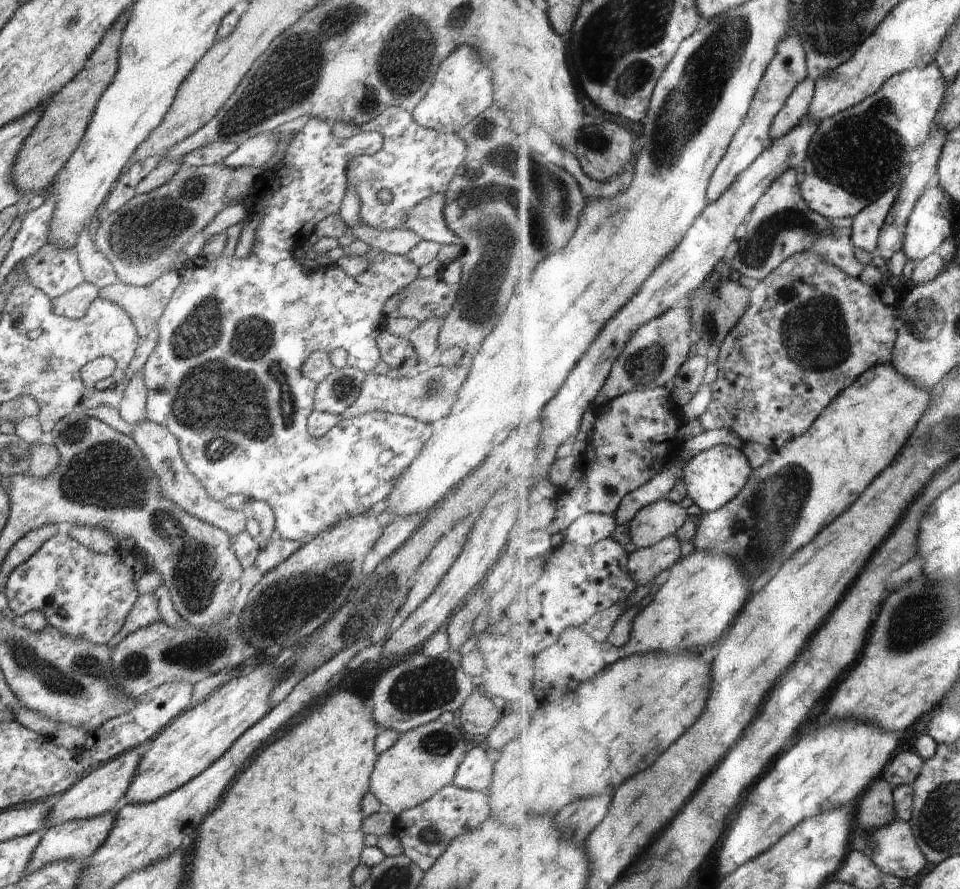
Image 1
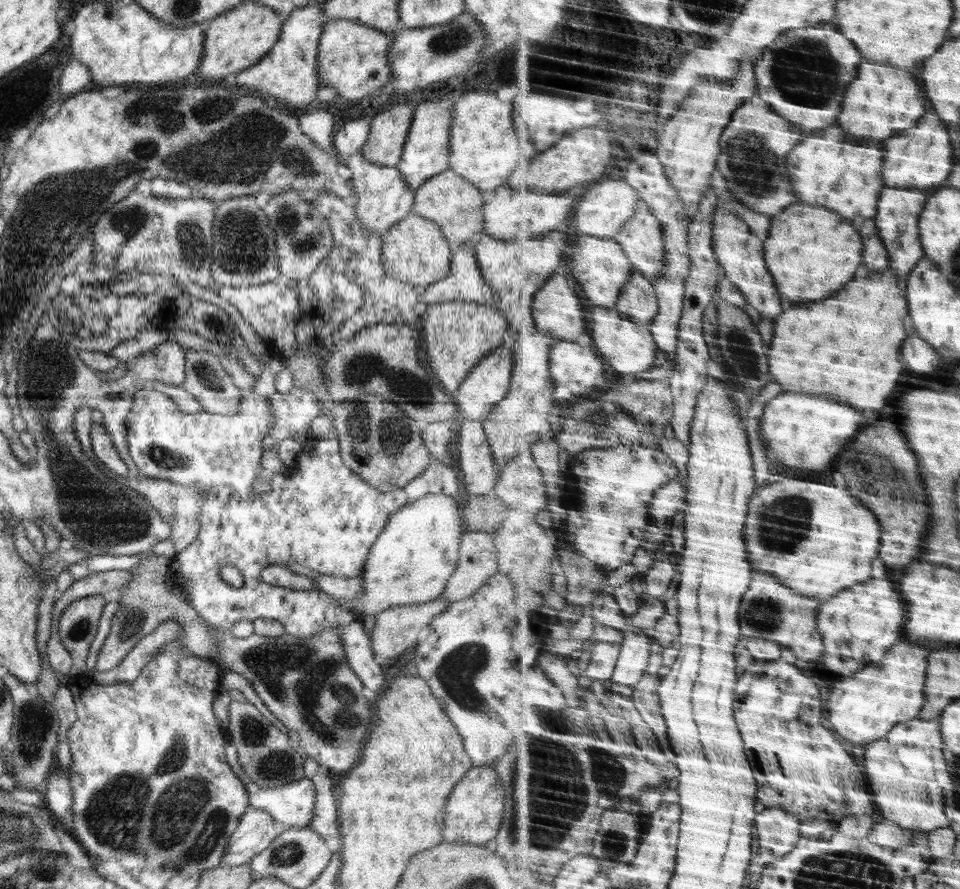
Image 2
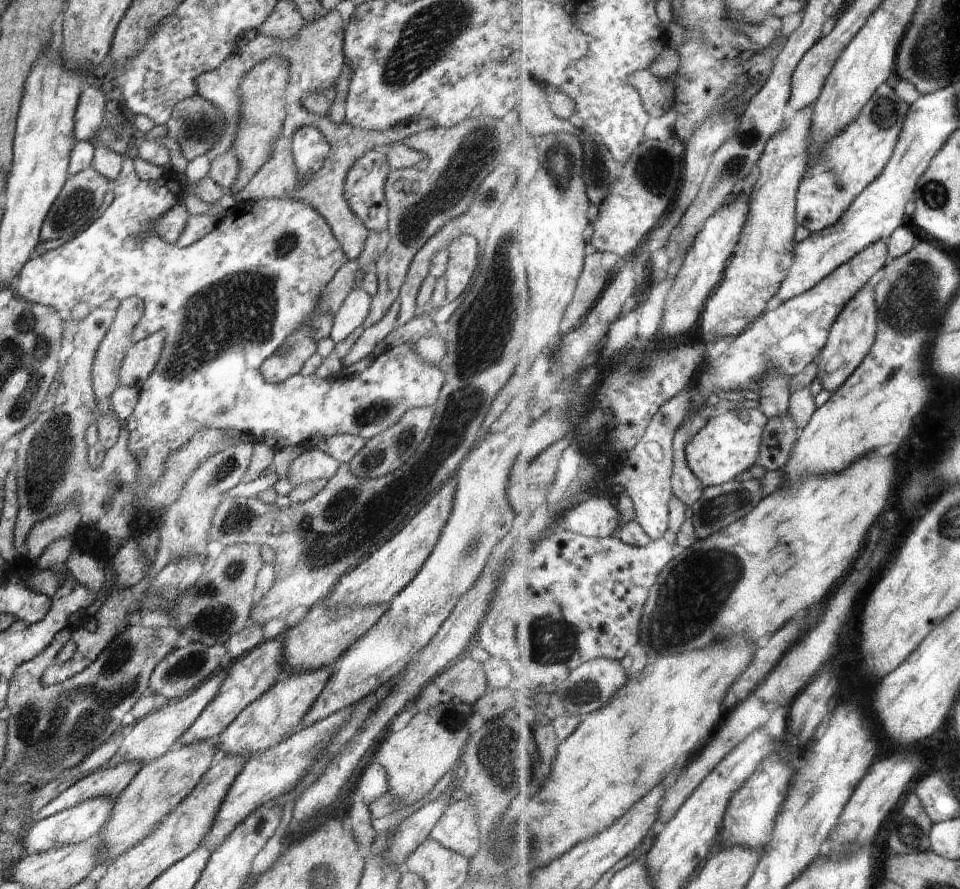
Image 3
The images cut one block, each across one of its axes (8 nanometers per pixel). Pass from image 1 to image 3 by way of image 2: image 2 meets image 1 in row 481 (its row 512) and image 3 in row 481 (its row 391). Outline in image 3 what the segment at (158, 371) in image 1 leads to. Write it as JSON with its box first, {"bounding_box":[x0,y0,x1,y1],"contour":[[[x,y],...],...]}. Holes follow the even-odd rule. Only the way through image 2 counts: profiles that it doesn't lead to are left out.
{"bounding_box":[11,156,444,500],"contour":[[[124,156],[122,161],[122,168],[120,174],[111,181],[111,191],[114,192],[114,200],[106,208],[105,212],[92,224],[88,225],[88,228],[84,229],[84,232],[77,233],[72,240],[67,240],[66,244],[55,248],[50,252],[38,251],[26,264],[24,268],[18,274],[16,281],[11,286],[14,290],[13,295],[22,300],[28,302],[34,302],[34,304],[46,305],[54,310],[57,310],[61,315],[68,316],[69,312],[76,306],[76,304],[88,304],[93,309],[98,305],[104,304],[107,300],[116,299],[121,301],[130,297],[140,298],[144,302],[144,312],[140,322],[134,328],[134,334],[132,334],[132,343],[136,343],[142,339],[145,339],[151,334],[156,334],[160,330],[164,330],[164,348],[162,348],[162,354],[158,358],[156,368],[152,371],[152,374],[147,378],[146,382],[142,384],[138,393],[138,404],[134,407],[134,412],[128,418],[125,429],[129,432],[128,437],[128,450],[130,454],[134,456],[134,464],[138,468],[138,474],[136,474],[136,482],[138,482],[138,490],[136,490],[136,499],[142,500],[144,498],[144,492],[150,490],[152,484],[156,484],[164,474],[166,474],[166,462],[170,458],[170,454],[186,448],[188,440],[194,438],[194,434],[198,434],[200,430],[207,429],[235,429],[239,433],[250,433],[257,441],[265,442],[274,451],[282,450],[288,446],[305,445],[304,442],[312,438],[312,436],[318,436],[321,438],[328,438],[331,436],[348,434],[352,436],[359,436],[365,441],[382,434],[384,430],[396,426],[402,416],[413,408],[434,408],[438,398],[440,398],[440,391],[444,386],[444,364],[424,364],[420,360],[420,356],[416,354],[414,350],[414,344],[400,344],[394,348],[382,352],[375,359],[372,364],[356,378],[349,378],[340,380],[340,378],[318,378],[315,374],[312,376],[302,377],[300,374],[290,377],[281,383],[269,383],[263,379],[261,375],[261,366],[264,360],[270,358],[278,347],[294,332],[294,330],[300,330],[302,326],[308,326],[312,336],[316,343],[322,338],[331,336],[331,328],[333,323],[333,315],[324,314],[318,312],[316,306],[318,306],[318,300],[320,300],[320,294],[322,290],[326,288],[326,284],[332,280],[336,271],[348,262],[347,254],[342,250],[340,243],[333,235],[330,225],[320,216],[317,210],[314,210],[313,206],[302,202],[302,200],[290,200],[290,198],[269,198],[260,199],[257,201],[248,201],[243,203],[236,203],[233,208],[230,208],[226,215],[221,217],[221,221],[218,223],[216,230],[208,234],[188,246],[188,248],[180,248],[176,244],[170,244],[166,240],[162,240],[160,236],[152,234],[150,232],[150,224],[156,222],[162,214],[168,212],[177,203],[182,203],[183,189],[182,183],[176,177],[175,173],[165,173],[158,180],[142,180],[135,171],[133,160]]]}

